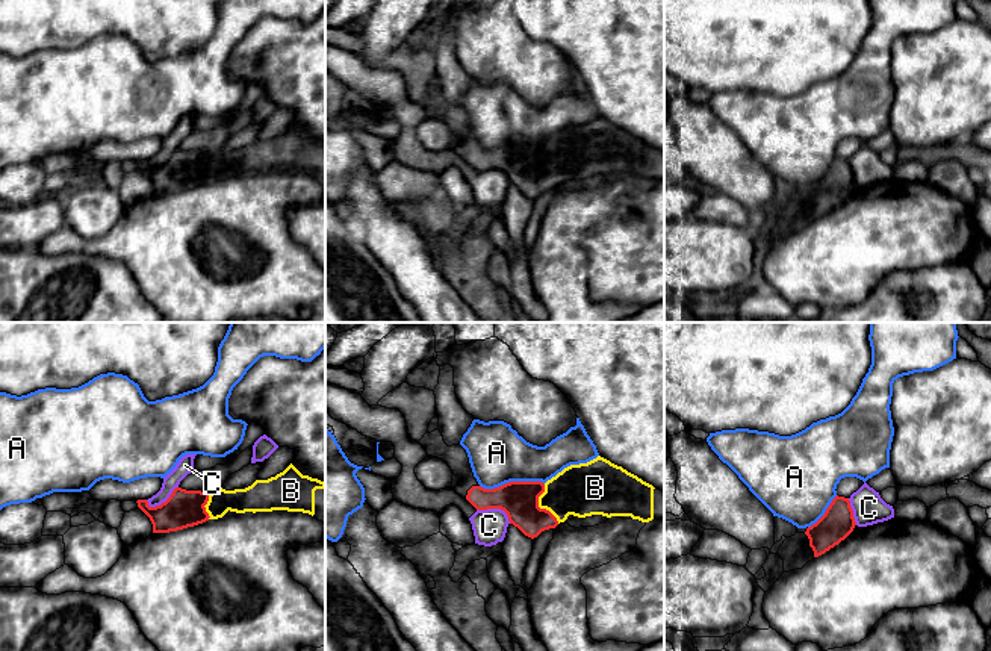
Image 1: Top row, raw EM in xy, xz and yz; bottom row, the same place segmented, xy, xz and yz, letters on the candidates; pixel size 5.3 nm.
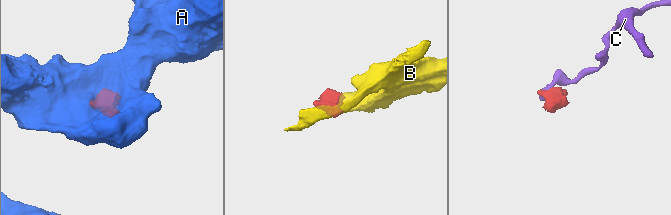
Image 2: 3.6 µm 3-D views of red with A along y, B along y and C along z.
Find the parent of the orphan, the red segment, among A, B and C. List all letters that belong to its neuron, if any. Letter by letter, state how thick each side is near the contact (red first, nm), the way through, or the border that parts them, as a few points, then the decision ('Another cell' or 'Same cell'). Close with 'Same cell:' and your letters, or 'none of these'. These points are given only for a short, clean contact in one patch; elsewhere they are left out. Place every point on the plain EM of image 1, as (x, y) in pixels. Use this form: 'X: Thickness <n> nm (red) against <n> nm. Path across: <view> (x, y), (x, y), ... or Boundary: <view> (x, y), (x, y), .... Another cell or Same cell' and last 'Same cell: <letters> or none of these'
A: Thickness 200 nm (red) against 300 nm. Another cell
B: Thickness 200 nm (red) against 280 nm. Path across: xz (519, 161), (530, 167), (537, 167), (581, 150). Same cell
C: Thickness 200 nm (red) against 180 nm. Boundary: xz (477, 170), (501, 170), (510, 183). Another cell
Same cell: B

